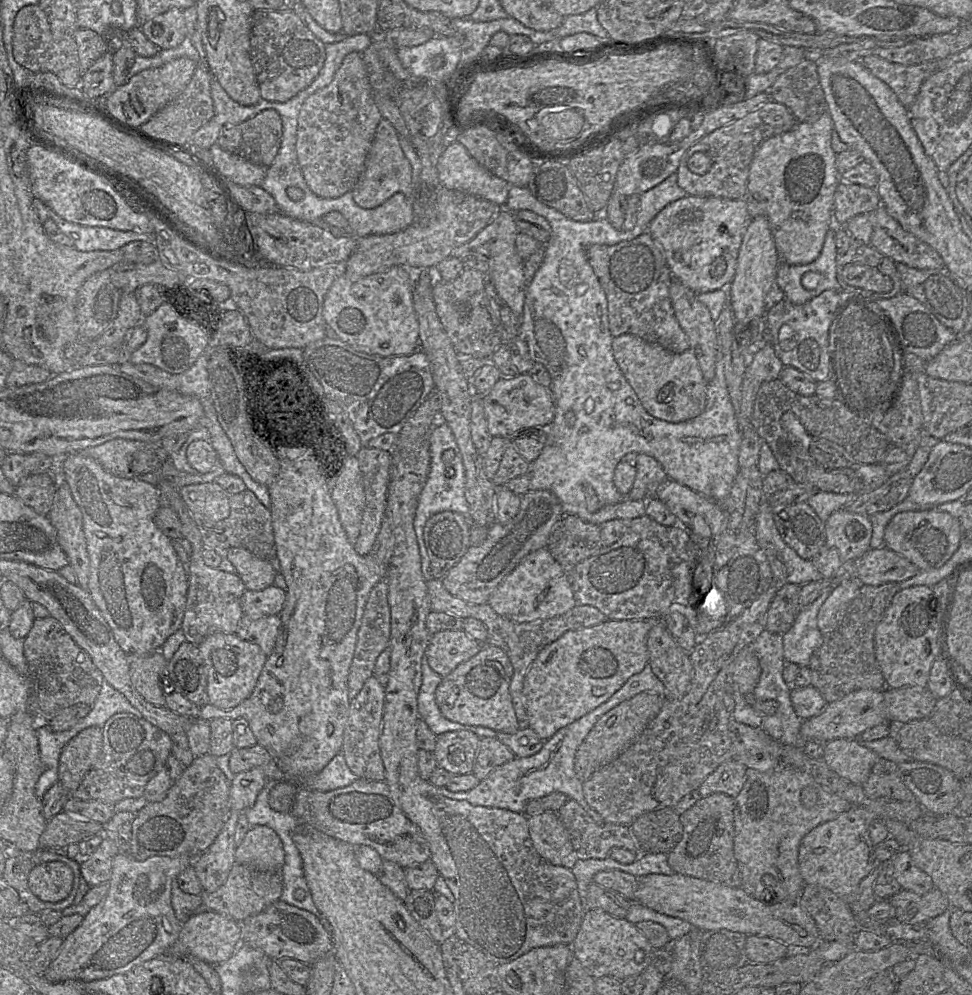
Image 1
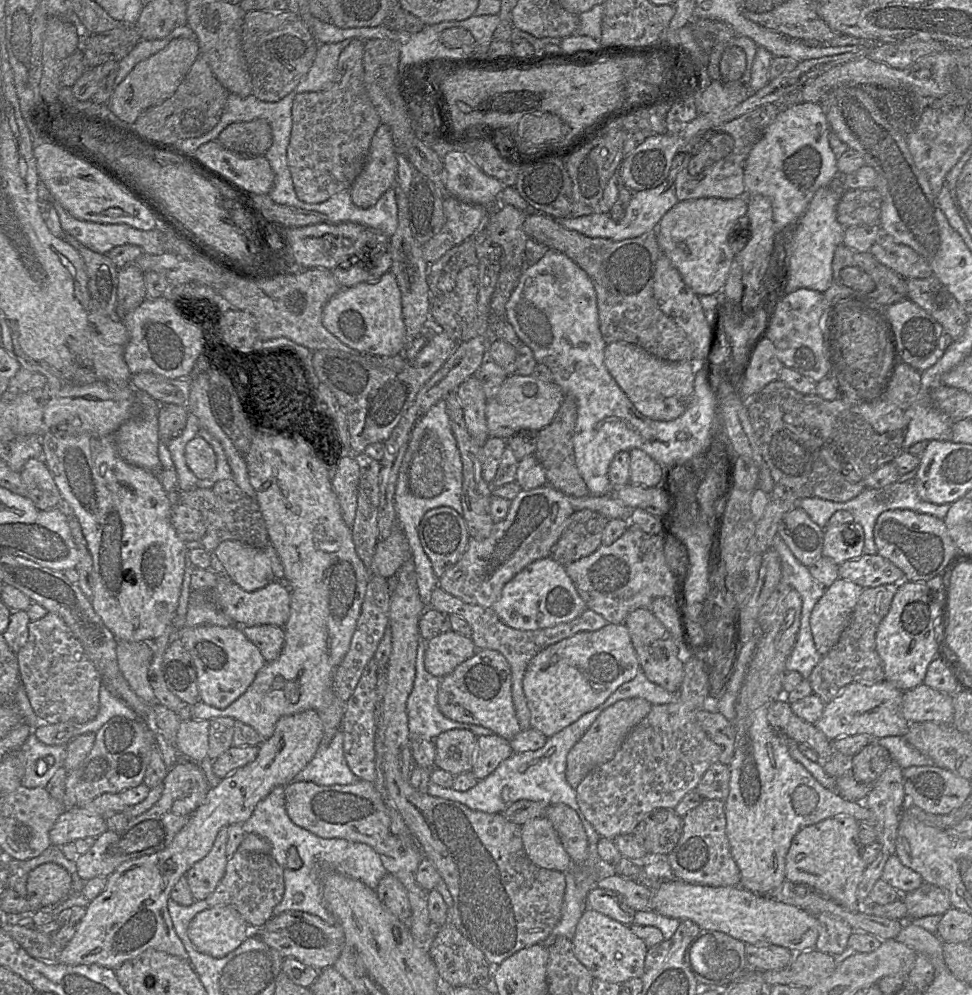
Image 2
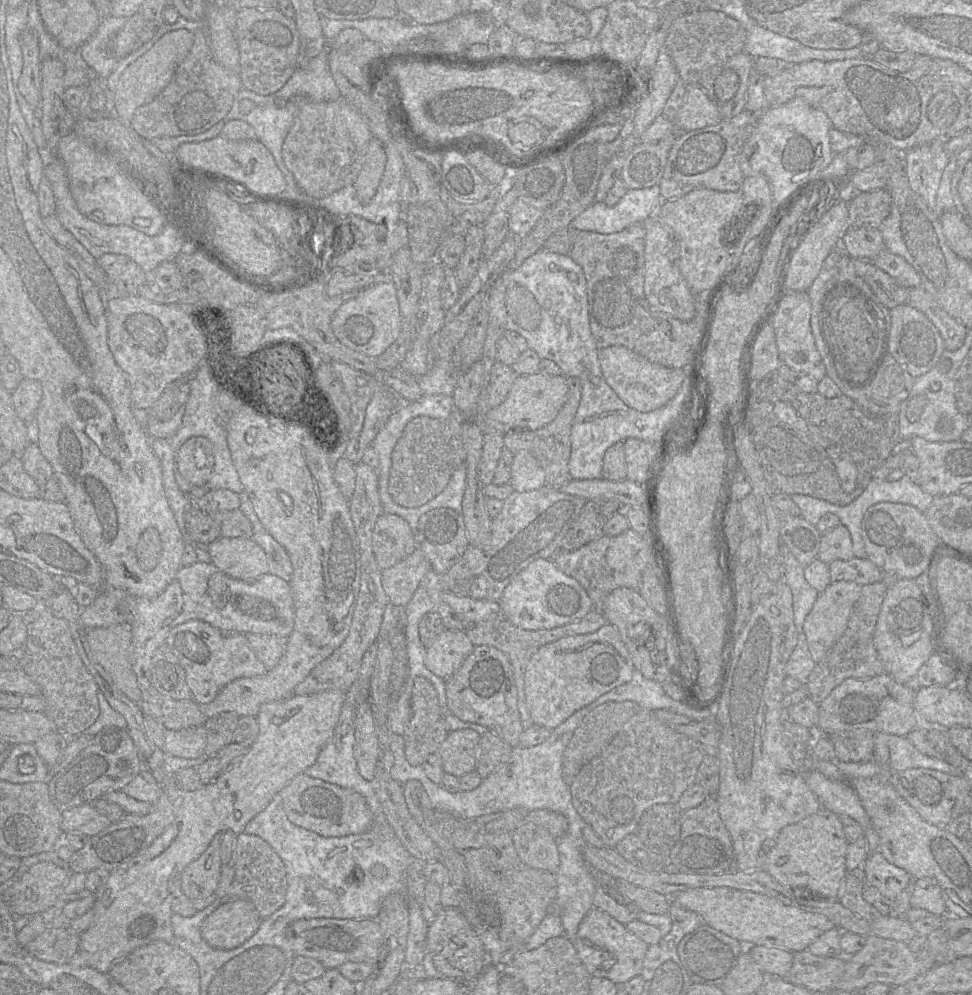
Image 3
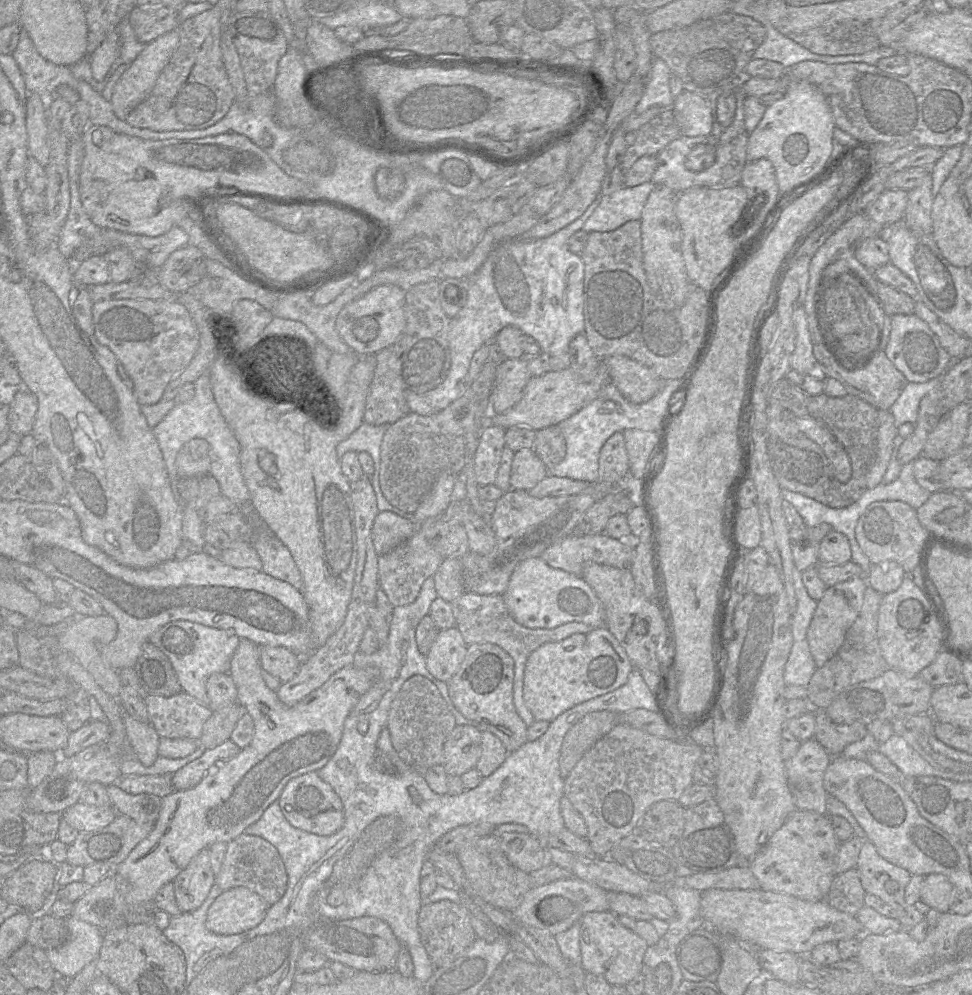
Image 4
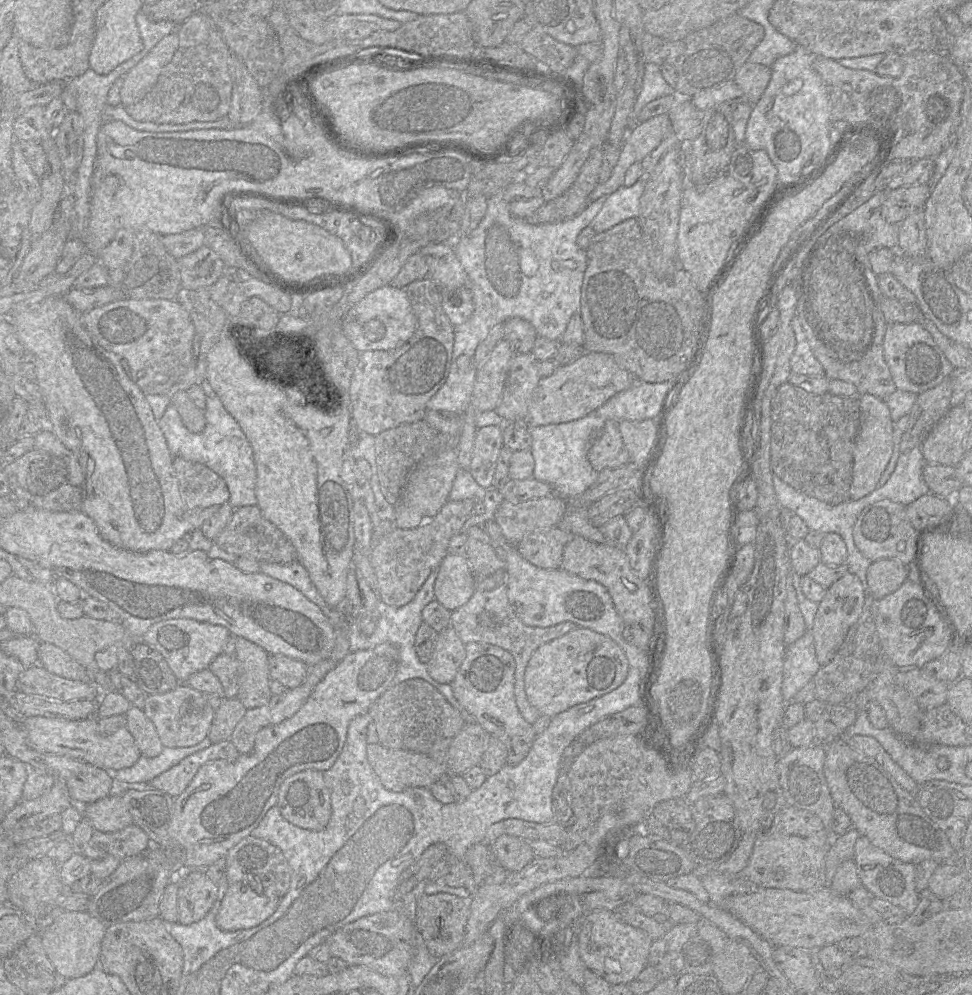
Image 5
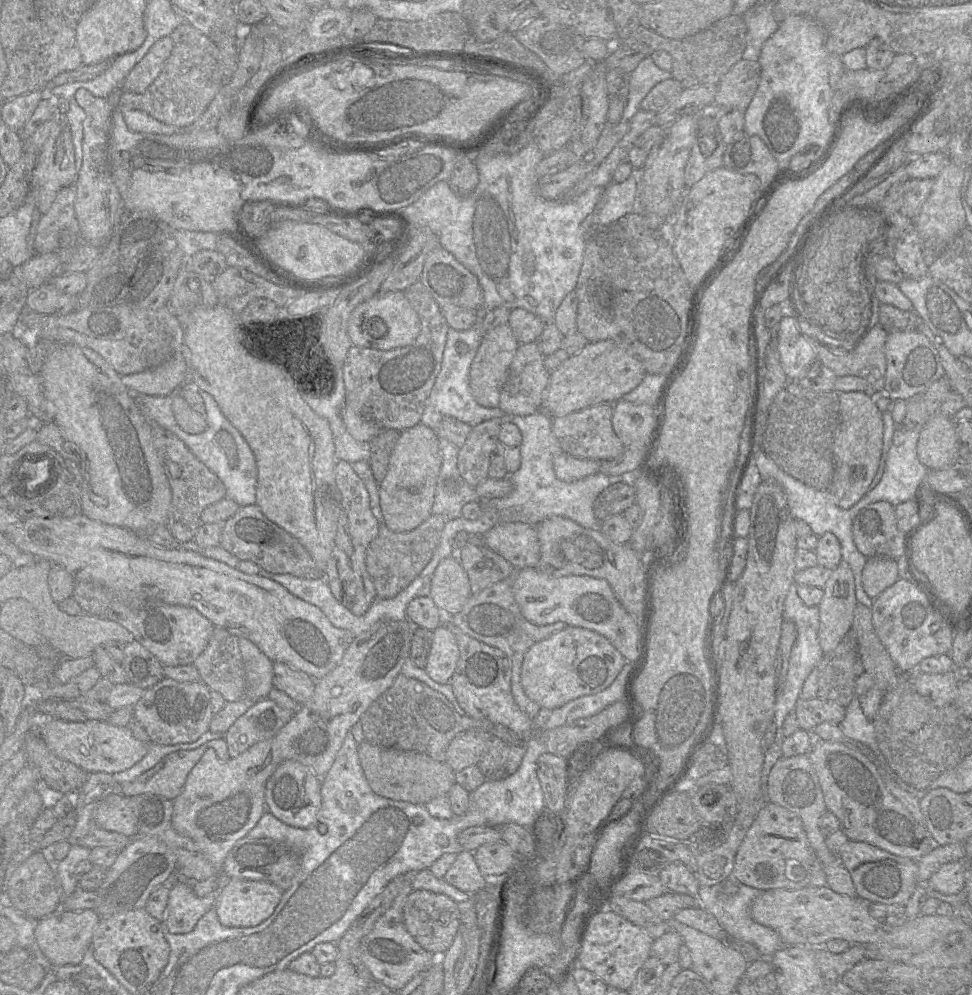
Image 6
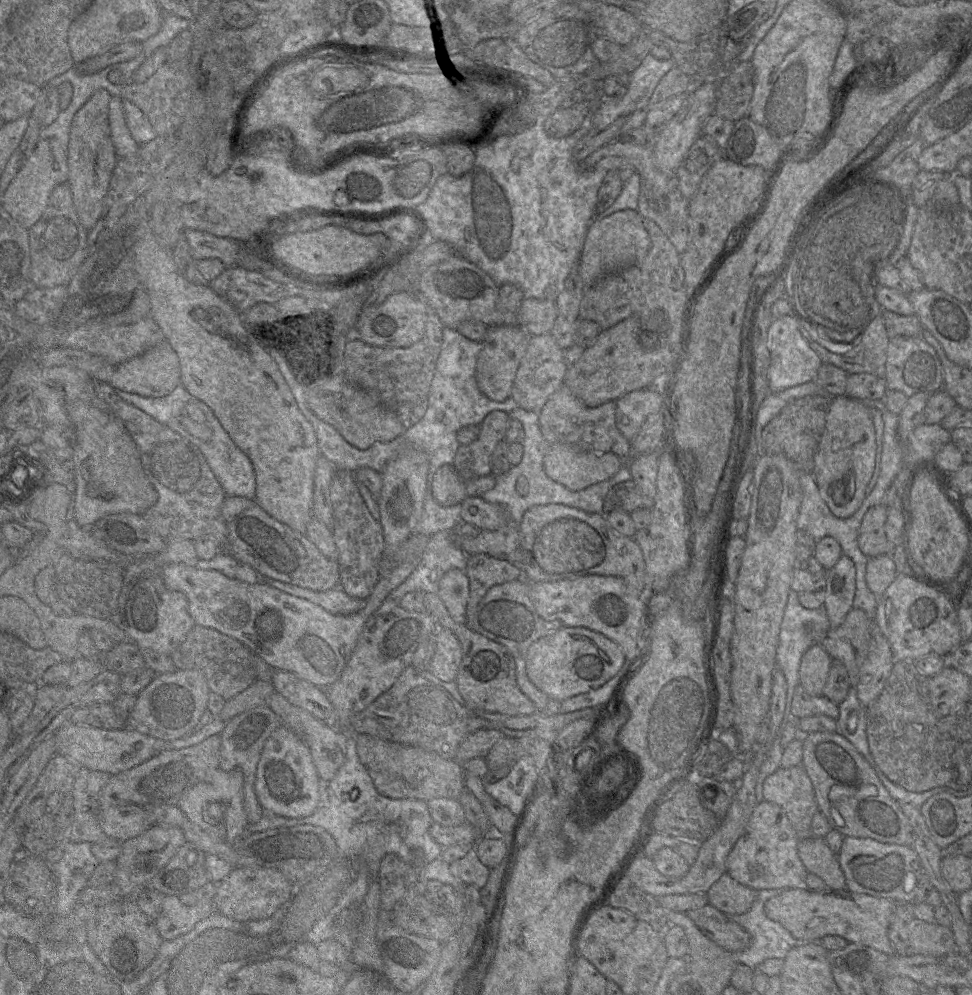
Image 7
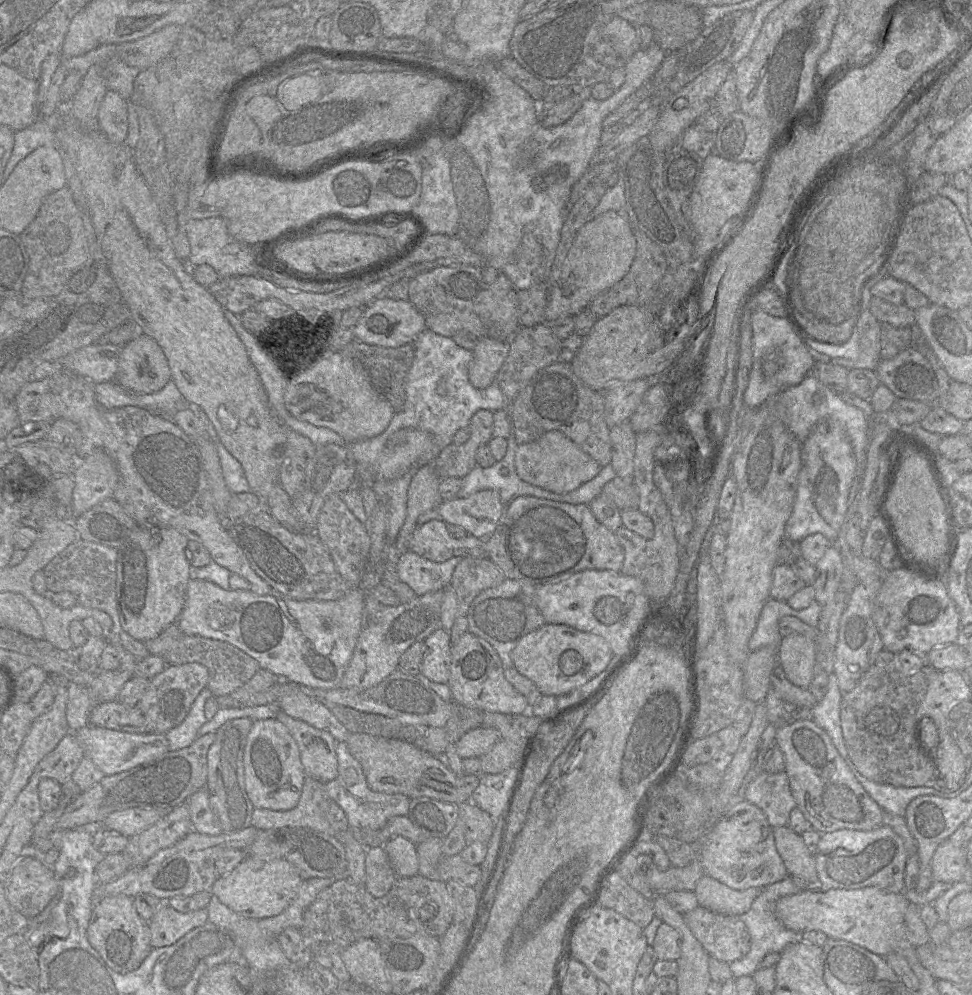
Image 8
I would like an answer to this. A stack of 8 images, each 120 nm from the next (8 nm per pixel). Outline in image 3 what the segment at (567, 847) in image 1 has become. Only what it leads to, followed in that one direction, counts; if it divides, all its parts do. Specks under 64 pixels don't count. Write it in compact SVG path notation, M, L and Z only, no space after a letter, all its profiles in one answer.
M523 822L511 836L516 853L525 865L550 873L556 872L559 866L556 839L547 829Z

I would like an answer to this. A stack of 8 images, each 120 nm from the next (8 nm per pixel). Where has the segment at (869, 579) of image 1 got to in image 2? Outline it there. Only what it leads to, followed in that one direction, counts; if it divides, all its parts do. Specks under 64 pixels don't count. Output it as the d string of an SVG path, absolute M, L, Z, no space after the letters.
M864 554L847 560L838 566L838 572L839 578L849 580L863 589L908 581L904 579L902 570L879 554Z

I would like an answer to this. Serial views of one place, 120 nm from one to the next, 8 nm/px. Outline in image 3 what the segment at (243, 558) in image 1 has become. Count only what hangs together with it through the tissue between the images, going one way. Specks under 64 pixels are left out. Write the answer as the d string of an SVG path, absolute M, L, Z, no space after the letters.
M220 537L209 544L212 563L228 576L253 582L268 573L268 560L252 539Z

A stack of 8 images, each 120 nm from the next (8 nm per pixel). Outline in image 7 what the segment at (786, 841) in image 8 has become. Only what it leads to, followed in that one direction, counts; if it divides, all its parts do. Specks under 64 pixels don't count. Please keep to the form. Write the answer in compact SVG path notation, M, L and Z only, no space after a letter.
M816 837L799 839L797 850L808 873L820 877L829 889L845 889L845 876L837 854L831 851L824 839Z

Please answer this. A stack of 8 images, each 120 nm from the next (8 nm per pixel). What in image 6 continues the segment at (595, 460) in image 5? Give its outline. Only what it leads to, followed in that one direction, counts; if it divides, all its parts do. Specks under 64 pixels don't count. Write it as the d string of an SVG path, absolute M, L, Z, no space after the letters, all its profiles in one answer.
M601 403L565 416L552 417L552 430L562 450L572 456L607 461L621 456L626 447L613 428L614 404Z

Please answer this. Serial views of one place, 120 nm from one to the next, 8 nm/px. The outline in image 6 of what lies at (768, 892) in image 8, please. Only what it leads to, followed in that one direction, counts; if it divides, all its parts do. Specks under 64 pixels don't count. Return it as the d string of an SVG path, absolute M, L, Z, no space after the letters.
M722 883L714 886L699 887L698 907L712 914L727 934L727 939L750 943L755 946L762 957L769 958L783 947L779 935L771 928L756 923L750 915L752 902L762 894L762 890L738 884L735 894L728 897L722 893Z

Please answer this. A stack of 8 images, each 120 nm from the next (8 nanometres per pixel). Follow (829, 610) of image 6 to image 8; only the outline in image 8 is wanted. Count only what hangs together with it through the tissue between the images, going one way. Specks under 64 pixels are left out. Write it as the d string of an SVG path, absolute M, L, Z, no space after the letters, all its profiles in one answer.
M831 544L815 567L816 575L812 586L815 600L823 607L841 587L844 564L838 547Z

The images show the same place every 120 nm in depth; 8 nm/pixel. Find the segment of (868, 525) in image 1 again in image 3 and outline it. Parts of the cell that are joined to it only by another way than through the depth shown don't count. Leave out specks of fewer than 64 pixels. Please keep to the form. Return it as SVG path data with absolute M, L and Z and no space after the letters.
M839 525L822 534L817 558L827 565L834 560L851 560L853 543L848 528Z

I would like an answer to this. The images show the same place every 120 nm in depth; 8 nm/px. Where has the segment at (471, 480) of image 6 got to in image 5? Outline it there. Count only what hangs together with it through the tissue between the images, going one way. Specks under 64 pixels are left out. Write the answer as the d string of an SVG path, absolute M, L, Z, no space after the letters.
M488 425L477 429L469 471L483 488L493 488L500 449L503 446L502 426Z

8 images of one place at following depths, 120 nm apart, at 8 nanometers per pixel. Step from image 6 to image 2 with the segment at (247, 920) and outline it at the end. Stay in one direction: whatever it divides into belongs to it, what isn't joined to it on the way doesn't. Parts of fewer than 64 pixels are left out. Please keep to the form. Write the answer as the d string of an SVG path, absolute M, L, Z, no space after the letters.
M232 906L209 907L195 915L188 925L188 937L194 947L214 958L234 951L252 929Z

